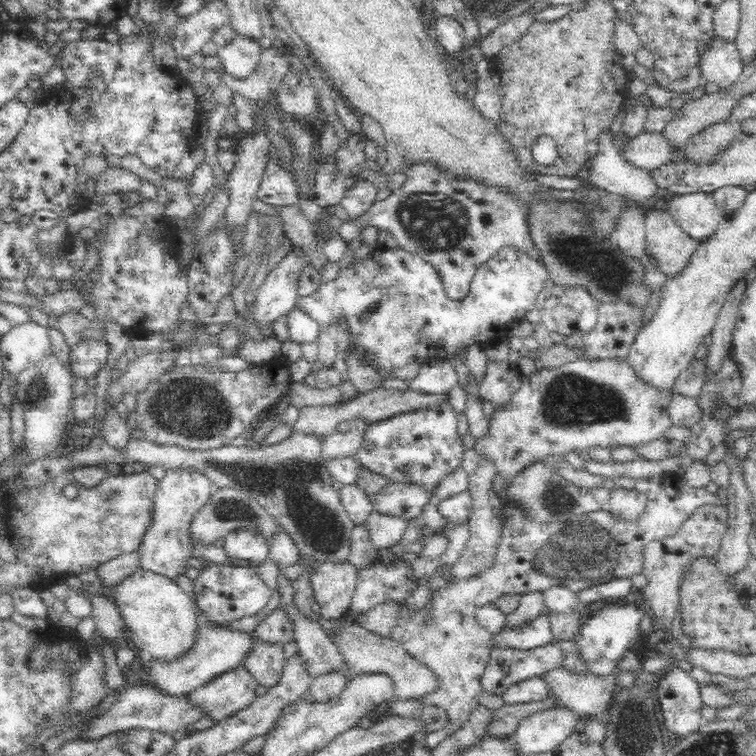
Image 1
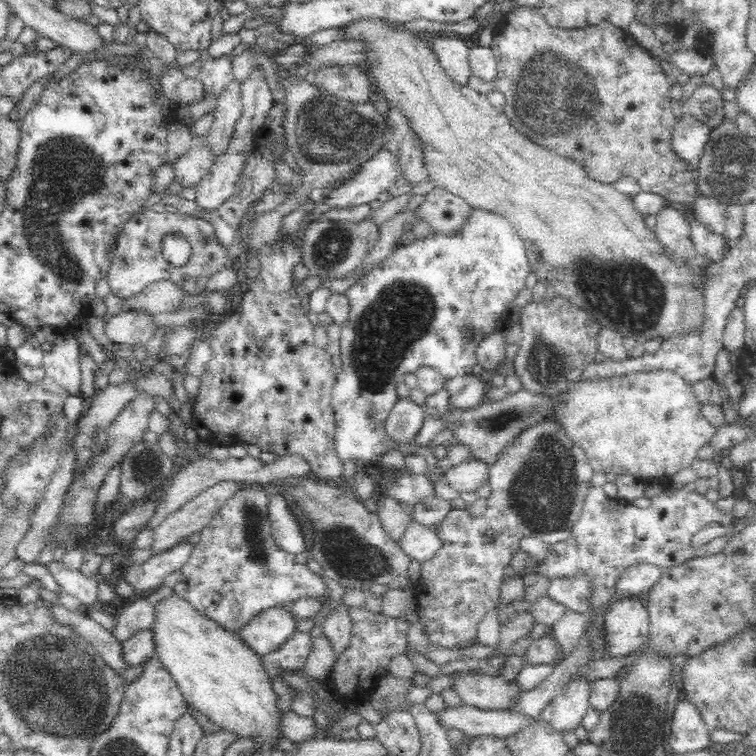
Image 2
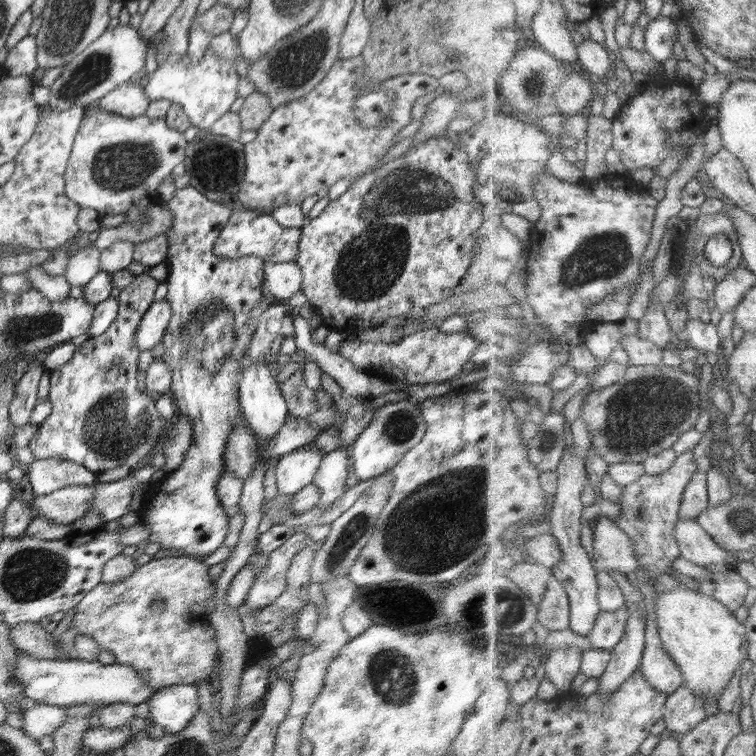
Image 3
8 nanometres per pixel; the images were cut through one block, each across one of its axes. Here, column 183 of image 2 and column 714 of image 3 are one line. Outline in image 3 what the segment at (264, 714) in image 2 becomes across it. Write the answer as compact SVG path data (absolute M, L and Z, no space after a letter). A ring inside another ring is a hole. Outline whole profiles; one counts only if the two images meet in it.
M679 586L657 596L656 614L664 646L683 669L685 685L704 698L720 697L726 692L738 668L751 658L748 626L727 604L702 591Z

